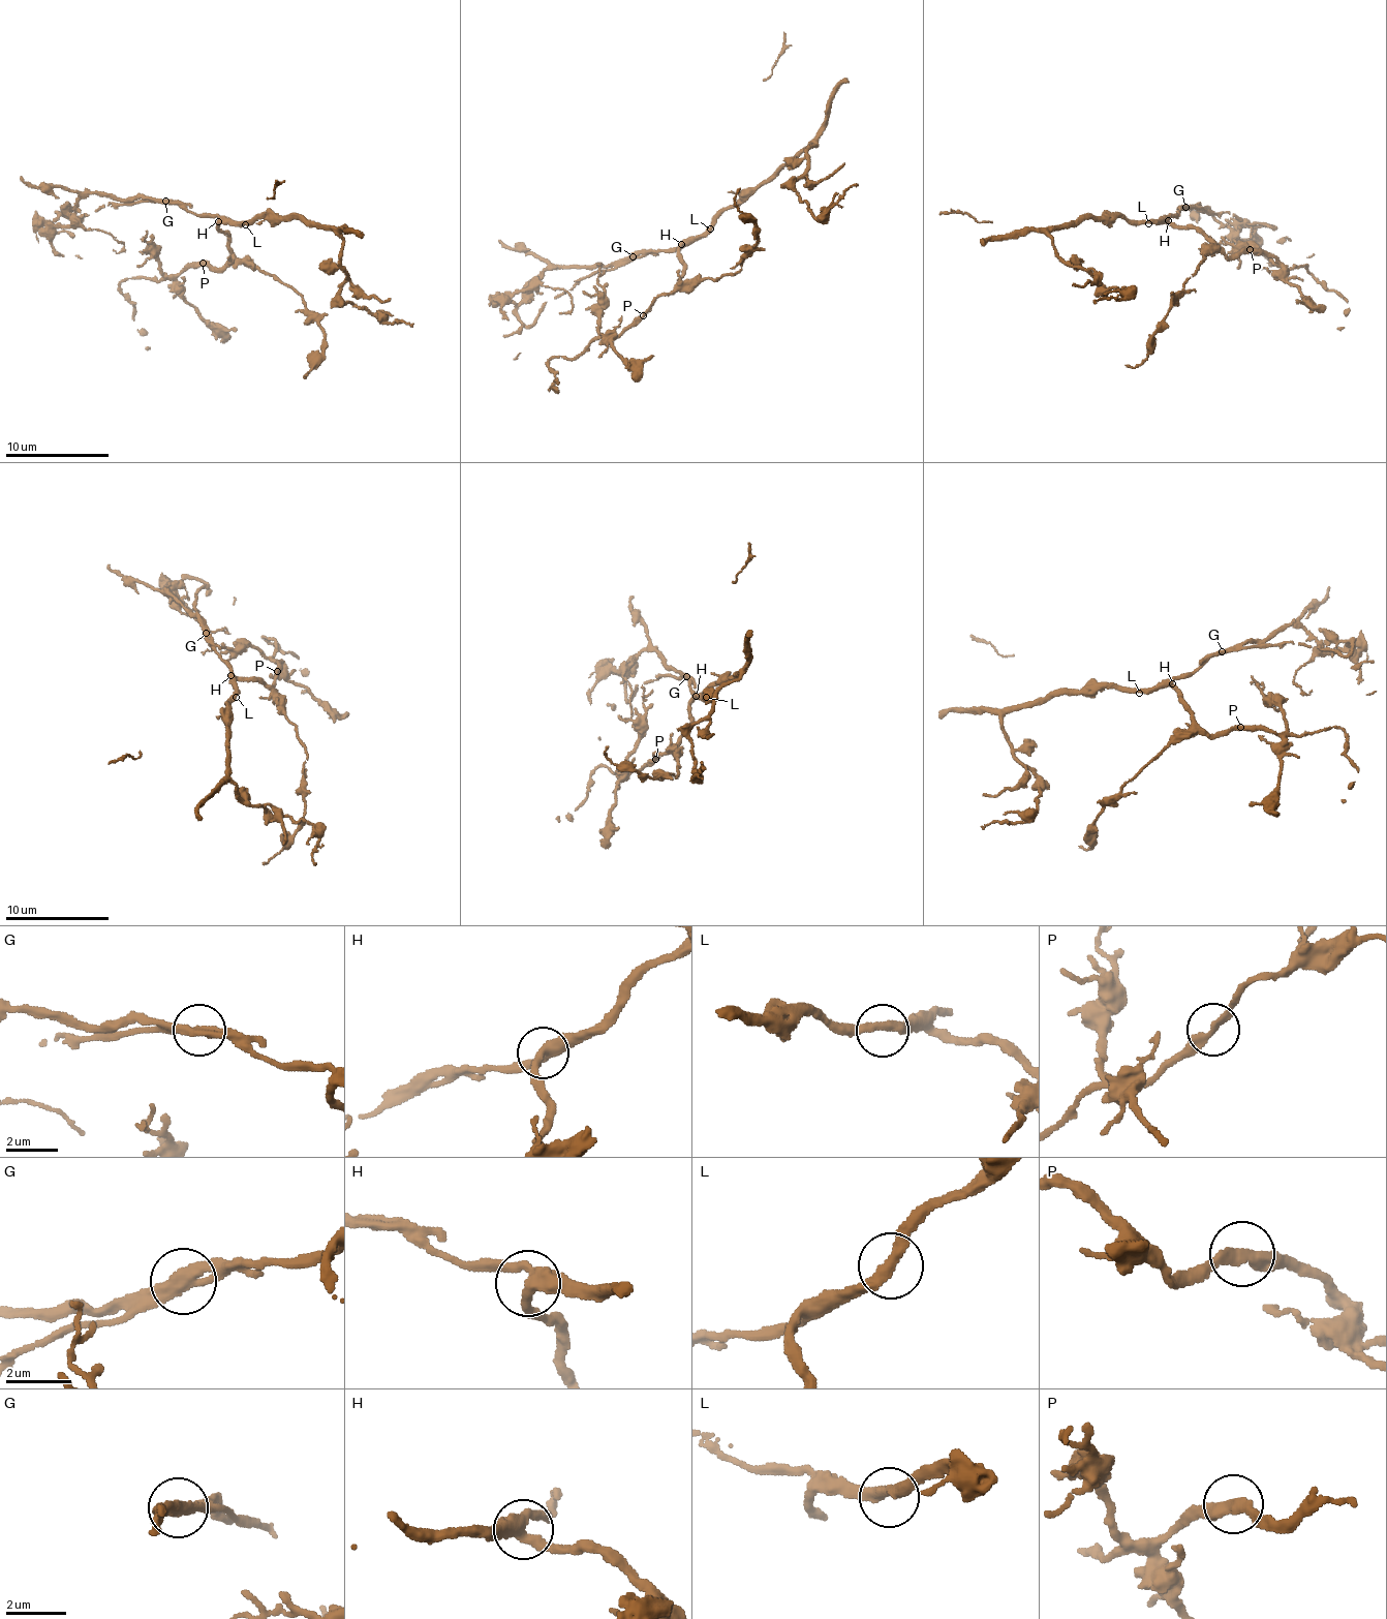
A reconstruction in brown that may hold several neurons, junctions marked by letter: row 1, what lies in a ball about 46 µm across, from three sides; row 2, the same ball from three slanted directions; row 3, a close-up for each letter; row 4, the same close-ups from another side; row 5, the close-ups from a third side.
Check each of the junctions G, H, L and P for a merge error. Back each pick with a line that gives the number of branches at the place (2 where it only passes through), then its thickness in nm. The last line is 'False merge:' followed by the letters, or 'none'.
G: branches 2; calibre 380 nm
False merge: G

